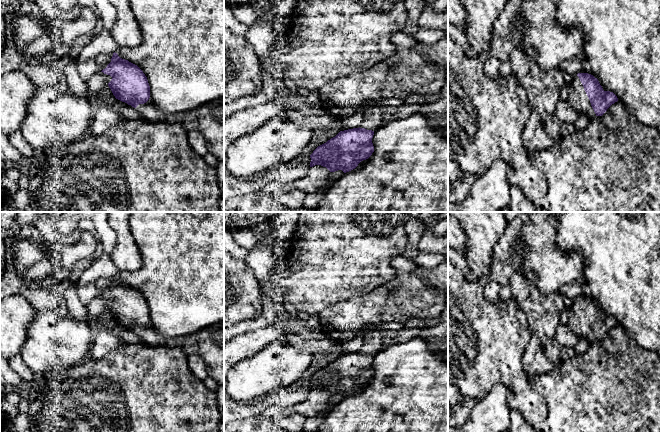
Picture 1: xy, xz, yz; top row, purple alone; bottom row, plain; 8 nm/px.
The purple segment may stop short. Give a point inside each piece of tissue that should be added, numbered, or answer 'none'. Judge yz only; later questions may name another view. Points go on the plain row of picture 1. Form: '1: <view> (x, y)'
1: yz (578, 323)

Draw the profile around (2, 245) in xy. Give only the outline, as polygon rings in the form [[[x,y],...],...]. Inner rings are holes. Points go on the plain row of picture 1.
[[[0,239],[0,278],[2,277],[5,271],[5,253],[6,247],[4,240]]]

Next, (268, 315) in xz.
[[[262,288],[260,289],[263,295],[263,307],[260,315],[254,319],[243,320],[230,327],[224,328],[224,343],[237,335],[245,334],[249,331],[277,322],[278,311],[275,304],[265,291]]]

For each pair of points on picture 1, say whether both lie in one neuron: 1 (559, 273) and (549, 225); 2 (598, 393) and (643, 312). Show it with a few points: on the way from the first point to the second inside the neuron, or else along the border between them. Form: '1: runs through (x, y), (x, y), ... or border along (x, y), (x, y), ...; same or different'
1: runs through (548, 261), (548, 237); same
2: border along (618, 324), (638, 345), (648, 350); different

